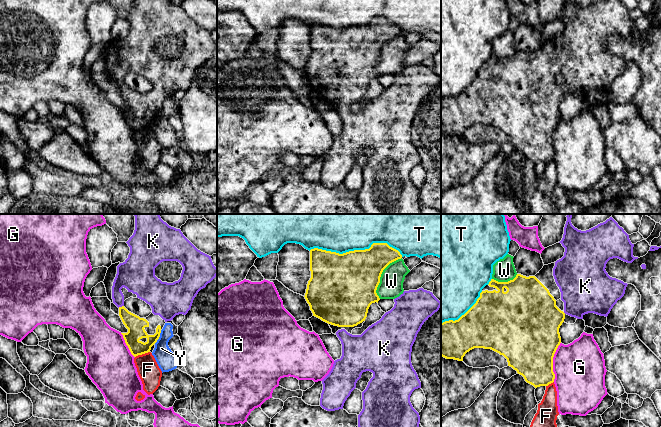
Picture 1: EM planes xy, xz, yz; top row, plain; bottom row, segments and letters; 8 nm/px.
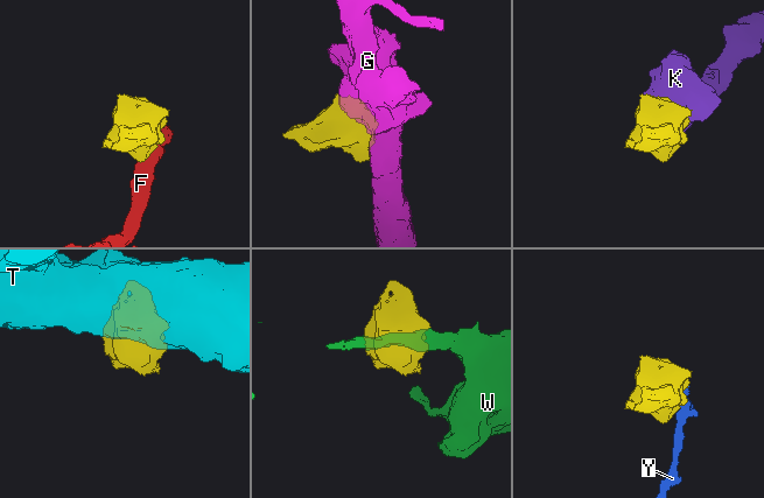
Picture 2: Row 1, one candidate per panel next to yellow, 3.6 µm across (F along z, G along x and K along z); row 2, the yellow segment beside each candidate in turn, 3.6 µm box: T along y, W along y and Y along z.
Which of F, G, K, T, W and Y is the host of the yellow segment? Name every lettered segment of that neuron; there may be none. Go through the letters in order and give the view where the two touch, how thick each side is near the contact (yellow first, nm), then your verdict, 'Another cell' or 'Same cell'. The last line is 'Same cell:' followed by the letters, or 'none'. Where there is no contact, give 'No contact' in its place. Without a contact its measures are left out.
F: Touches yellow in xy. Thickness 140 nm (yellow) against 180 nm. Another cell
G: Touches yellow in yz. Thickness 460 nm (yellow) against 420 nm. Another cell
K: Touches yellow in xy. Thickness 140 nm (yellow) against 200 nm. Same cell
T: Touches yellow in xz. Thickness 440 nm (yellow) against 500 nm. Another cell
W: Touches yellow in xz. Thickness 440 nm (yellow) against 190 nm. Another cell
Y: Touches yellow in xy. Thickness 140 nm (yellow) against 160 nm. Another cell
Same cell: K

